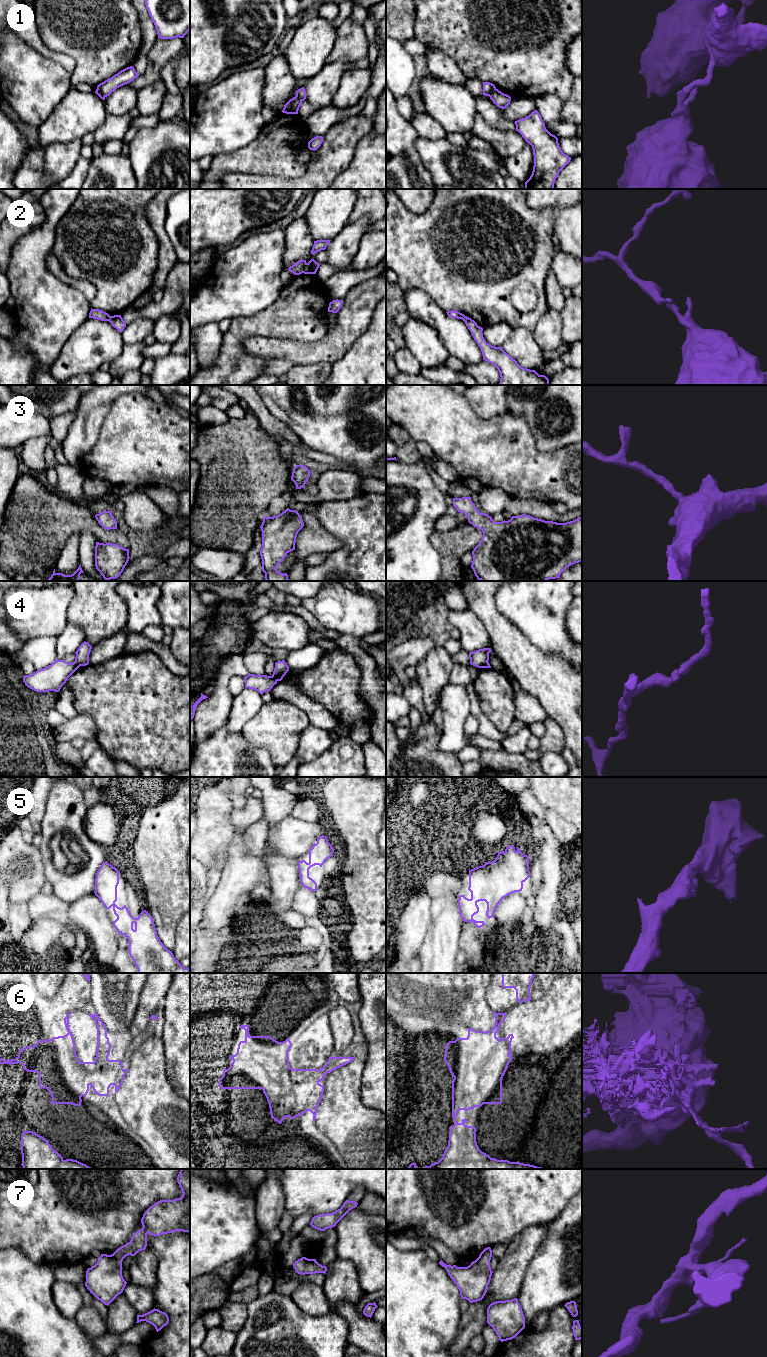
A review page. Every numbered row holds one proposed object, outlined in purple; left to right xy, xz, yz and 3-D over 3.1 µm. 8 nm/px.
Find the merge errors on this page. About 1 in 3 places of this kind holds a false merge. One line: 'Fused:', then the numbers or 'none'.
Fused: 1, 2, 4, 6

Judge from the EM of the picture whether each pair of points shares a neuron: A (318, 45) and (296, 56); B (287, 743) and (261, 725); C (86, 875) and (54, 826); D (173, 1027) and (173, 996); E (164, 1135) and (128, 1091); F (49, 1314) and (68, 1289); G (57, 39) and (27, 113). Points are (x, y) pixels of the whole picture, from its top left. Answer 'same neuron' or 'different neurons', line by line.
A: same neuron
B: same neuron
C: same neuron
D: same neuron
E: same neuron
F: different neurons
G: different neurons

